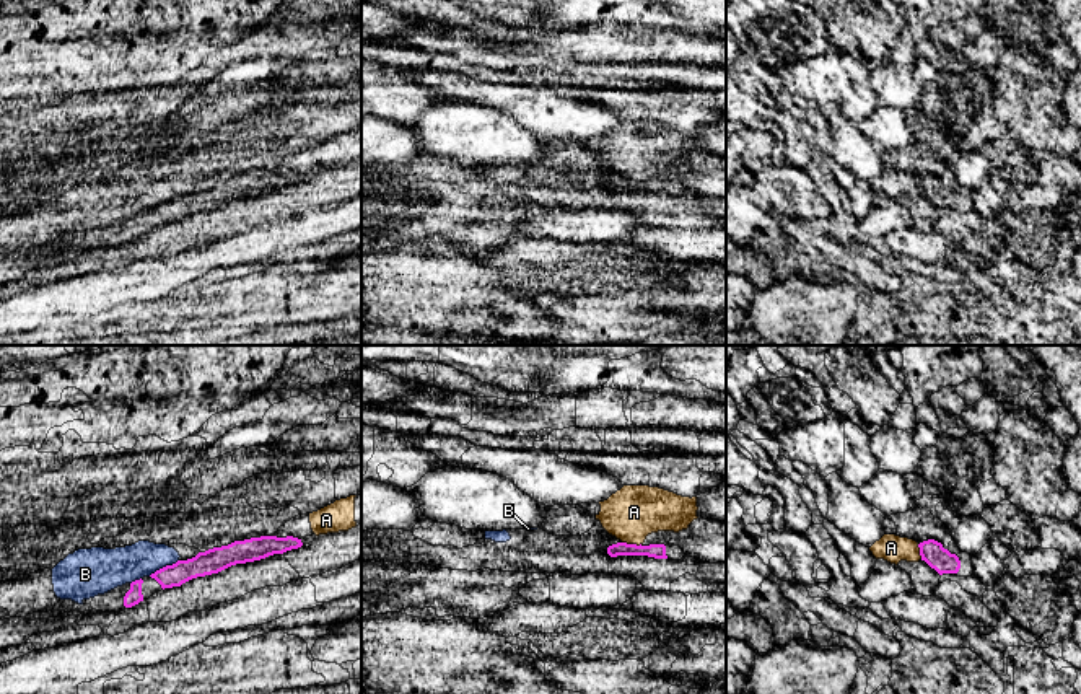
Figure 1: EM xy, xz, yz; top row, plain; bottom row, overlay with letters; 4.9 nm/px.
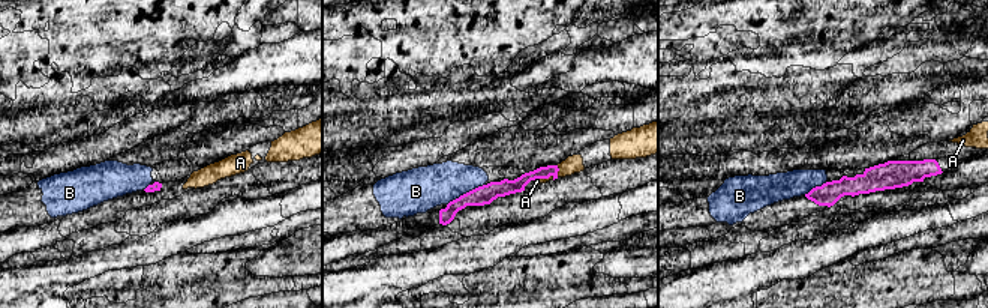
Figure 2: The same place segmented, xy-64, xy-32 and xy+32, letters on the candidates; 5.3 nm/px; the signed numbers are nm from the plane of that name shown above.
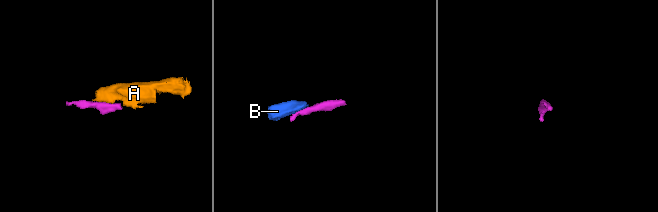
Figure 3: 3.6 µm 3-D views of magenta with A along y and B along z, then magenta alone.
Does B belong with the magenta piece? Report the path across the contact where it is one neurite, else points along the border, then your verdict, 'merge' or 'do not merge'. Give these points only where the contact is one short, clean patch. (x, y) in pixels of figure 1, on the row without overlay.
along xy (178, 194), (148, 210) | do not merge

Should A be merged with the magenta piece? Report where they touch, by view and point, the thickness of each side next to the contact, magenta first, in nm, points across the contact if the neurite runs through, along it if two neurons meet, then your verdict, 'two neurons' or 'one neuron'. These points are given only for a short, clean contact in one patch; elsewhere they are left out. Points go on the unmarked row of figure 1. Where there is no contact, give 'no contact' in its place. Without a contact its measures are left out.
meets magenta in xz at (632, 180); 80 nm thick on the magenta side, 260 nm on the other; border along xz (622, 176), (640, 180); two neurons

